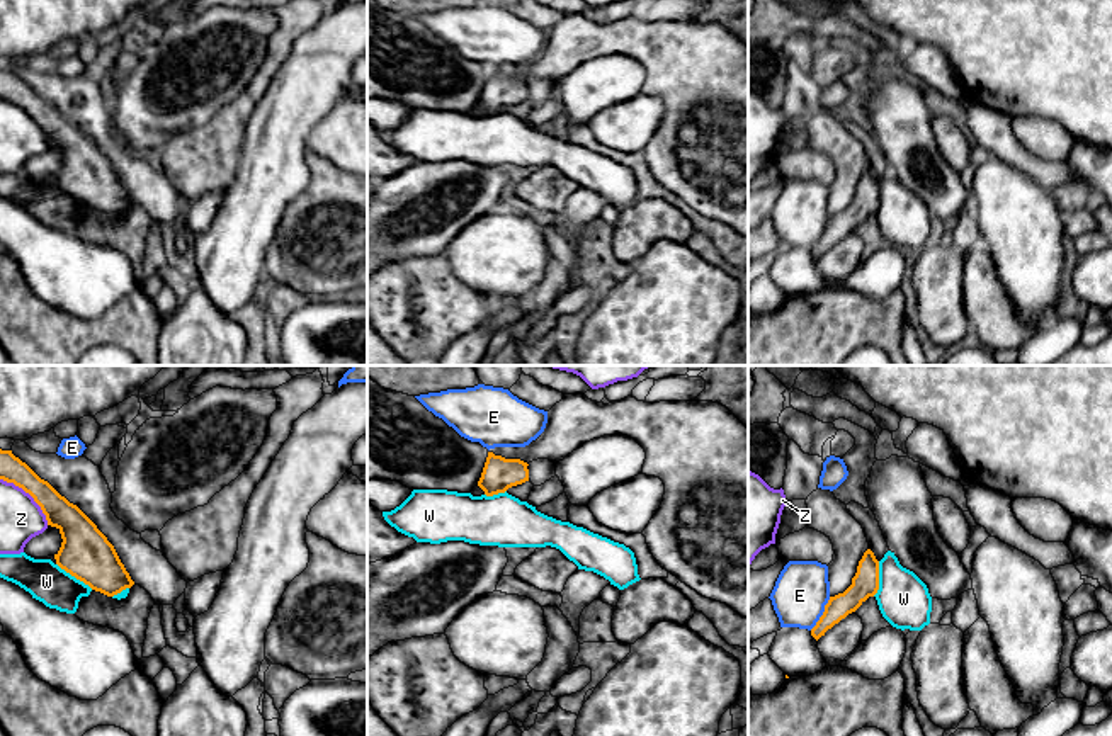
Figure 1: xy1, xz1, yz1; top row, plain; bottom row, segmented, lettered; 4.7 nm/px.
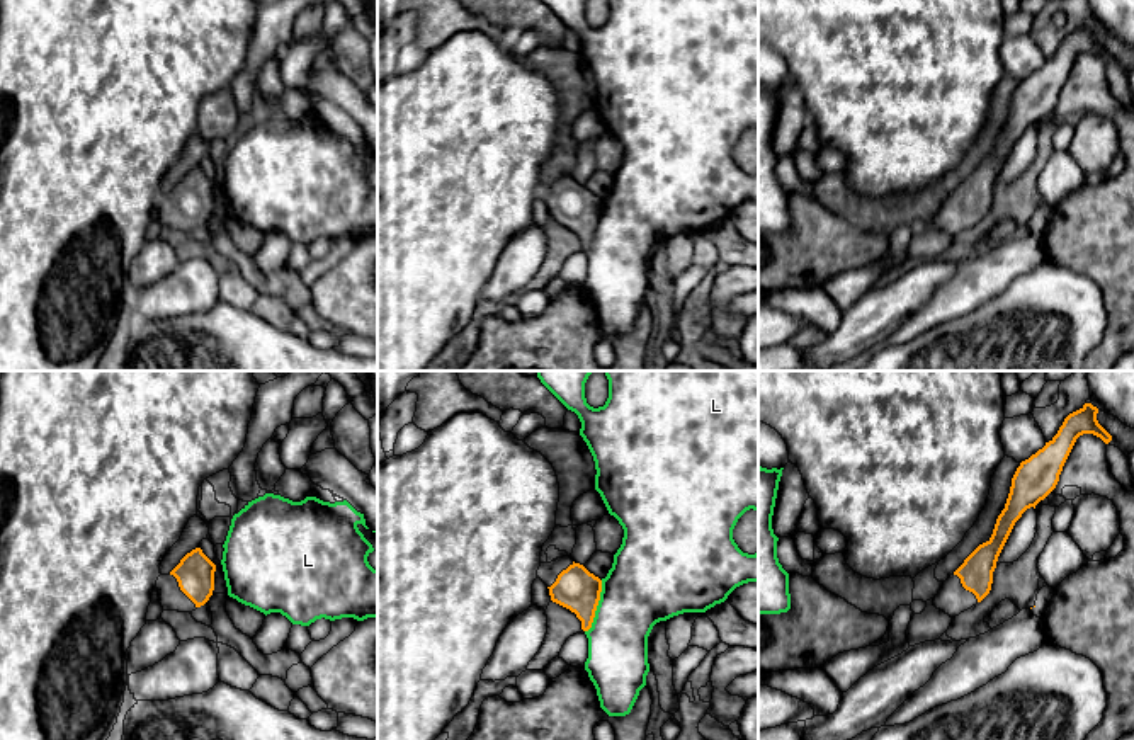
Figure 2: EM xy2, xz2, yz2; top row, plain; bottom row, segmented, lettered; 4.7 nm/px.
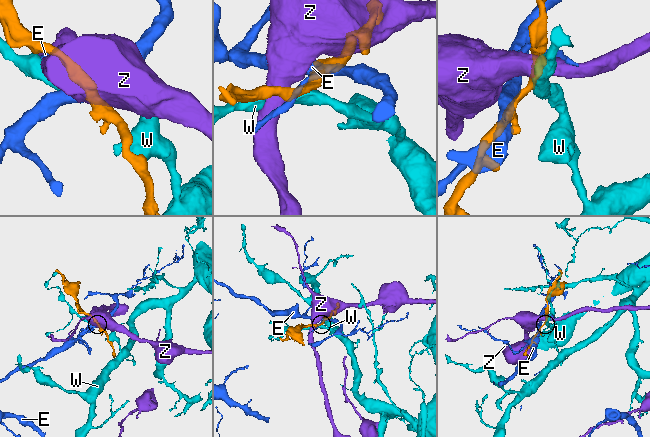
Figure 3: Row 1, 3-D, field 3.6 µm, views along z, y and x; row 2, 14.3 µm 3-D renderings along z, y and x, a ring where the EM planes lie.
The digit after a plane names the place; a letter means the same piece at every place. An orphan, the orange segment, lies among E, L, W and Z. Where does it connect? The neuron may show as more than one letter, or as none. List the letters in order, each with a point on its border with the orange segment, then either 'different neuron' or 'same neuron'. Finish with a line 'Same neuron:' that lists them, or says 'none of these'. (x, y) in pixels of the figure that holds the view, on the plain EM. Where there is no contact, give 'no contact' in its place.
E: yz1 (823, 233) | different neuron
L: xz2 (597, 223) | different neuron
W: xy1 (75, 196) | different neuron
Z: xy1 (29, 113) | different neuron
Same neuron: none of these

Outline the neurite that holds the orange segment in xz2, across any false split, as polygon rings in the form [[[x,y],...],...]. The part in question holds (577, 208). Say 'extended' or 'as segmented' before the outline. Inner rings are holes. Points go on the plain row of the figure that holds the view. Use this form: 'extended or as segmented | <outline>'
extended | [[[570,175],[541,182],[537,196],[547,204],[551,219],[575,231],[581,248],[588,250],[600,219],[602,199]]]

